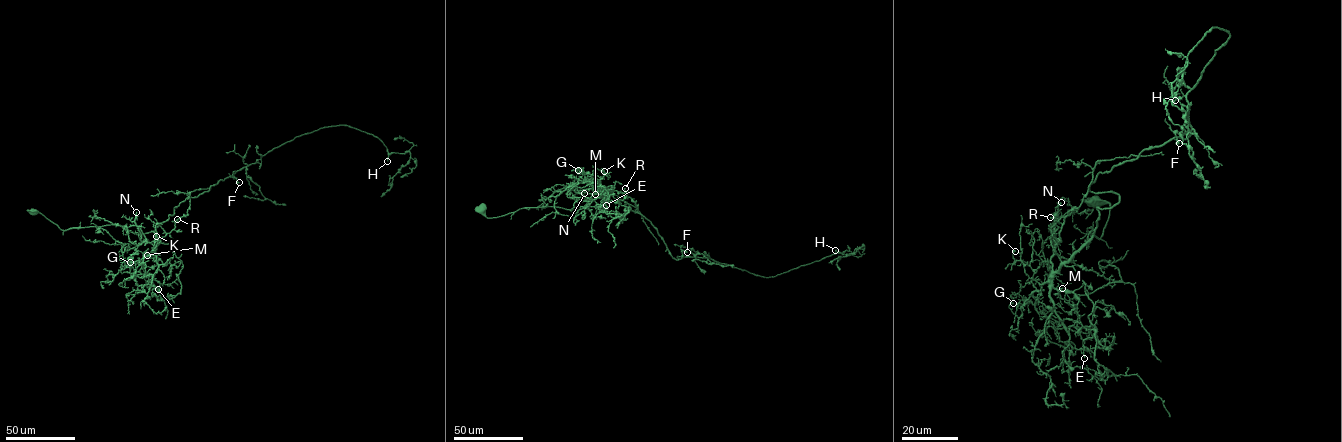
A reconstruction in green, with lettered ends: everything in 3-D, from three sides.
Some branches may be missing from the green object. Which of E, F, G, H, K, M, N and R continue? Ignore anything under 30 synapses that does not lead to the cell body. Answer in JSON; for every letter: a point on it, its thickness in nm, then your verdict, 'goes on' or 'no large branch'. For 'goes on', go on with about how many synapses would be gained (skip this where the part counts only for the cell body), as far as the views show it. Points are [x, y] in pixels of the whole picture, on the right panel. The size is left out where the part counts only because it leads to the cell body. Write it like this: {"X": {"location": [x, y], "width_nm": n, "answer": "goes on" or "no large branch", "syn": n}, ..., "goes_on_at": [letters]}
{"E": {"location": [1084, 358], "width_nm": 170, "answer": "no large branch"}, "F": {"location": [1179, 143], "width_nm": 340, "answer": "no large branch"}, "G": {"location": [1013, 303], "width_nm": 150, "answer": "no large branch"}, "H": {"location": [1175, 100], "width_nm": 160, "answer": "no large branch"}, "K": {"location": [1015, 251], "width_nm": 190, "answer": "no large branch"}, "M": {"location": [1062, 288], "width_nm": 150, "answer": "no large branch"}, "N": {"location": [1061, 202], "width_nm": 280, "answer": "goes on", "syn": 80}, "R": {"location": [1050, 217], "width_nm": 150, "answer": "goes on", "syn": 35}, "goes_on_at": ["N", "R"]}

